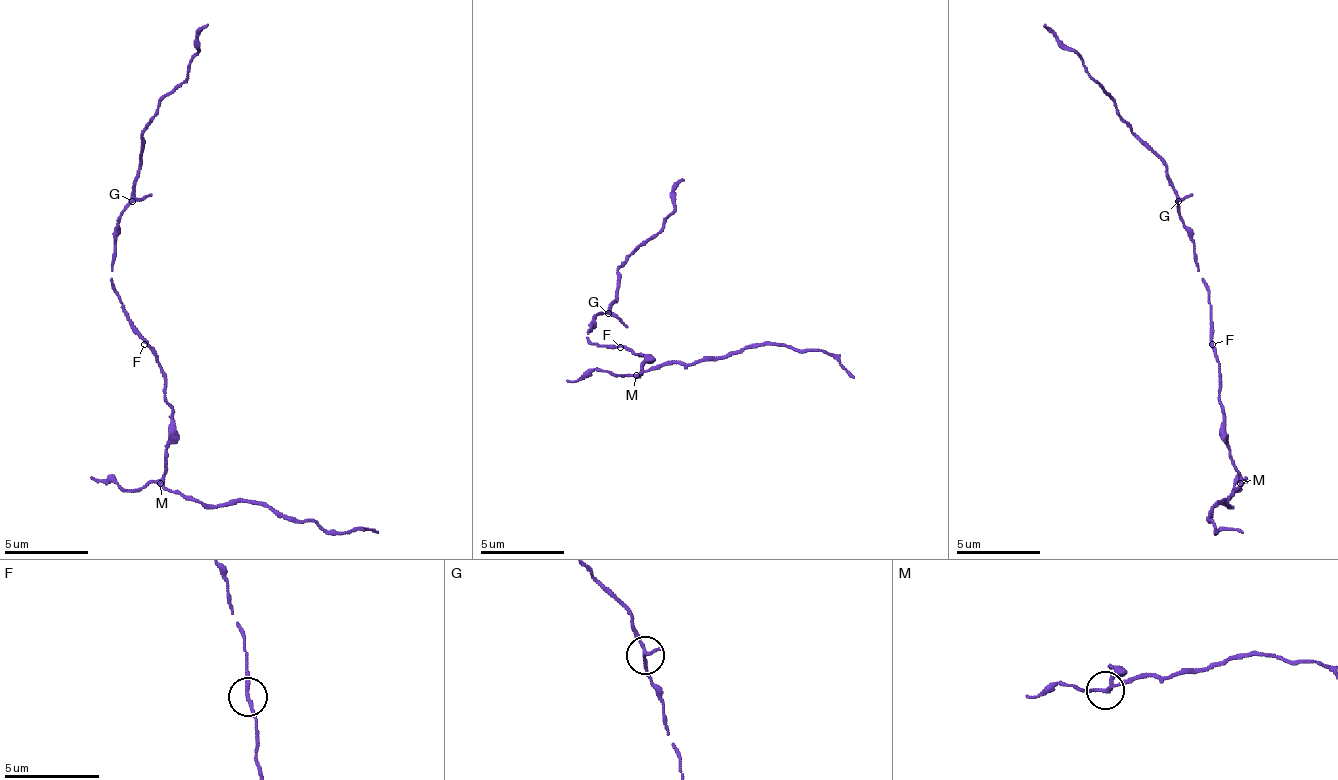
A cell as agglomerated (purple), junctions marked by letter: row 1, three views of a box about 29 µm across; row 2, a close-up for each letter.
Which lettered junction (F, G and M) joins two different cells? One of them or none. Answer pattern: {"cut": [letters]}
{"cut": ["M"]}

